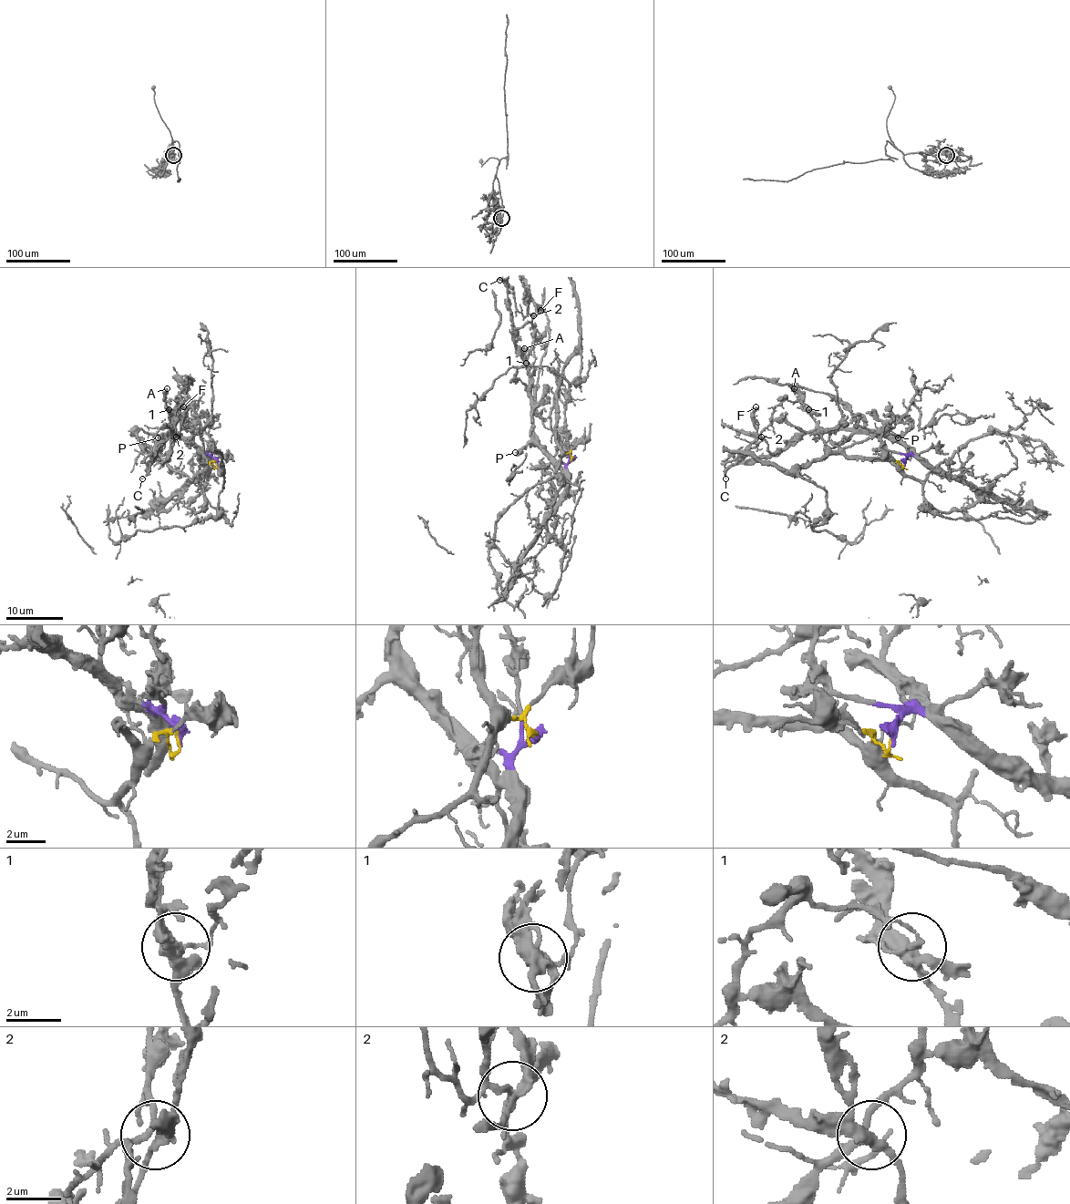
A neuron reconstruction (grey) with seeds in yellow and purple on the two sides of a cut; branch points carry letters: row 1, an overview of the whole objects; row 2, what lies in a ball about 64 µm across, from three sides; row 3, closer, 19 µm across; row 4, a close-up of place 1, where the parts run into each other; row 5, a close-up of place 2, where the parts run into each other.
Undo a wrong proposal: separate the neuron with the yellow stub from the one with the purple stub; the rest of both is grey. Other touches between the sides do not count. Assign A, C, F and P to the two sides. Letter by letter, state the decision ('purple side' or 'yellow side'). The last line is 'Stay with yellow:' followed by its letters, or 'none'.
A: purple side
C: purple side
F: purple side
P: purple side
Stay with yellow: none

